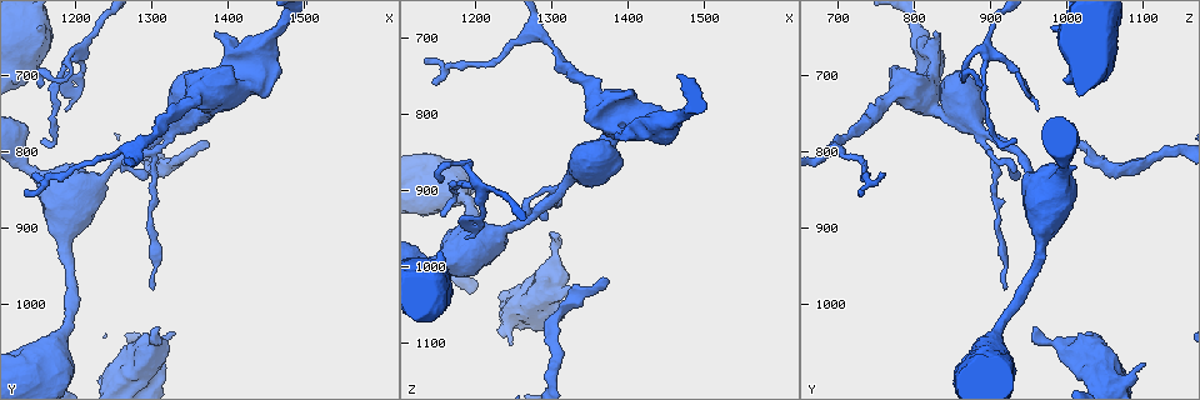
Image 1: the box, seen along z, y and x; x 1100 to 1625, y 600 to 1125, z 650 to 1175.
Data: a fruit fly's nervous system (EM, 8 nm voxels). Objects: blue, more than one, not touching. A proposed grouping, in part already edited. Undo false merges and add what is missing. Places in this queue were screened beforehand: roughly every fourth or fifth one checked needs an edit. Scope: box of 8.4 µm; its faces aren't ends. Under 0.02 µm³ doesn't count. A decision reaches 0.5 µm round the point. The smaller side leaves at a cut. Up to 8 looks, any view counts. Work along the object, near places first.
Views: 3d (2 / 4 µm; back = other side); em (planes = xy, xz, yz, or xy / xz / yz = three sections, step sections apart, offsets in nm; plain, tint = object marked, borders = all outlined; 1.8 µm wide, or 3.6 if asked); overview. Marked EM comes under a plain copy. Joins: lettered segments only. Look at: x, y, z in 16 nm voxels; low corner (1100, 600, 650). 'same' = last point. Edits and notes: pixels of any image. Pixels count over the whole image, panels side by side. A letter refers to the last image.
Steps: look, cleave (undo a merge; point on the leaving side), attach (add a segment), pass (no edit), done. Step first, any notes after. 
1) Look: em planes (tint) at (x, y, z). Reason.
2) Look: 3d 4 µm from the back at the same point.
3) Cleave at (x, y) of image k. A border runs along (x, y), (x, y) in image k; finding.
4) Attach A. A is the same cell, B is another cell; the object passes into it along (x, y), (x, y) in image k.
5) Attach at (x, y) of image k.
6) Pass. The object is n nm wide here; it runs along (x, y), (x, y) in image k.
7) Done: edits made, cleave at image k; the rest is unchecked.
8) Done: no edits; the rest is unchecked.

Look: em planes (borders) at (1245, 1075, 1100). Free end.

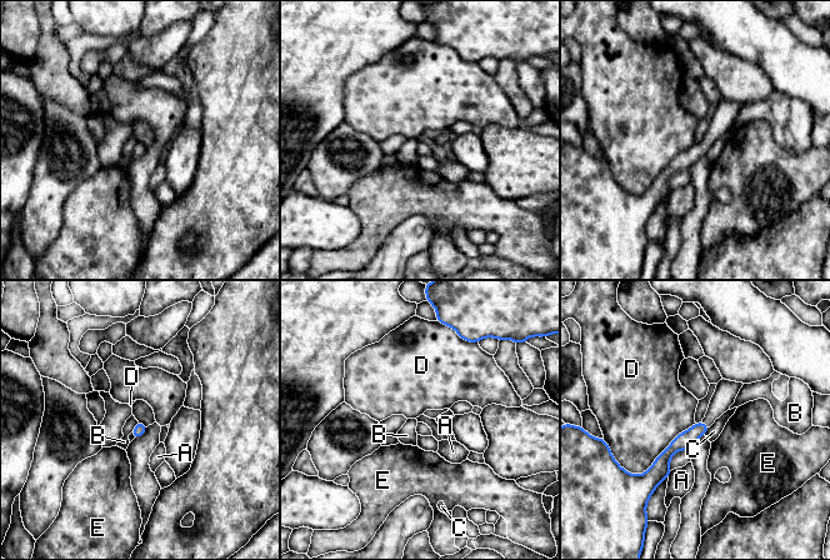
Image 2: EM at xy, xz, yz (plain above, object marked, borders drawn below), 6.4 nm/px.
Pass. A, B, C, D and E are other cells; no lettered segment goes on from it.

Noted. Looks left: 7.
Look: em planes (borders) at (1330, 1040, 1030). Branch stops here.

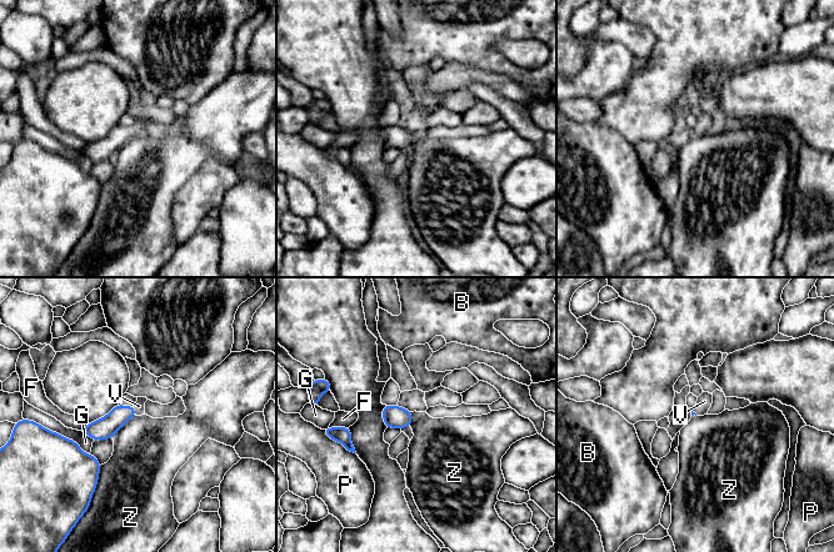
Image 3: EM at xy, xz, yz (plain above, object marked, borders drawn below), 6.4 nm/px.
Attach V. V is the same cell, B, F, G, P and Z are other cells; the neuron continues.

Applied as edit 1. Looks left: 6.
Look: em planes (borders) at (1370, 790, 1015). Free end.

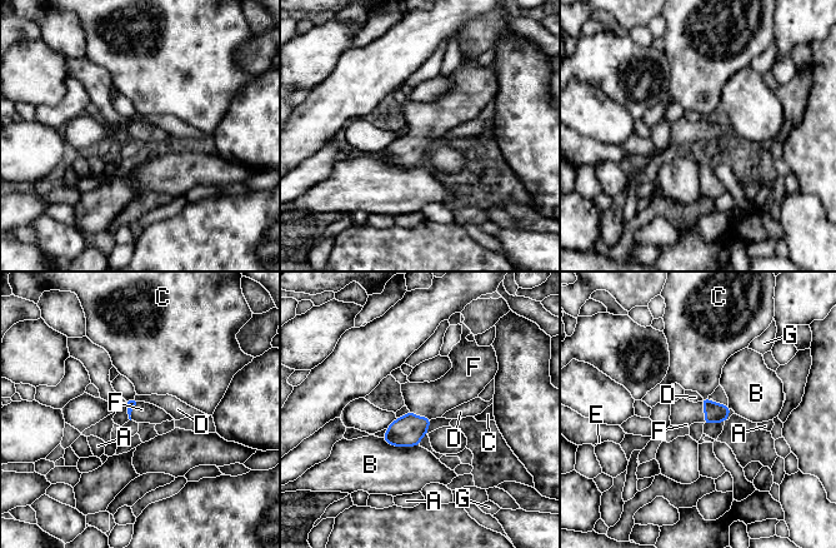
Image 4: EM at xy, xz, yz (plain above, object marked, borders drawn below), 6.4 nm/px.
Attach F. F is the same cell, A, B, C, D, E and G are other cells; the object passes into it along (408, 431), (420, 417), (432, 399) in image 4; it goes on there.

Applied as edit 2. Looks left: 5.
Look: em 3.6 µm planes (tint) at (1335, 755, 875). Thick turns thin.

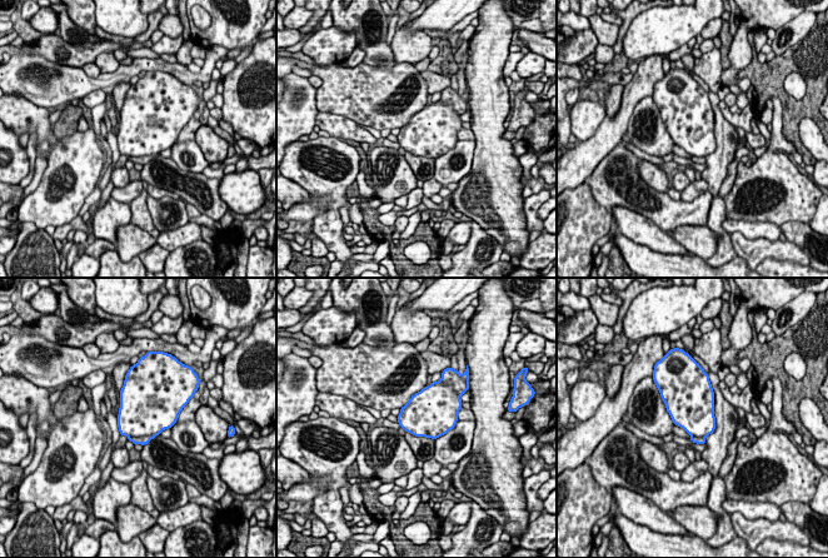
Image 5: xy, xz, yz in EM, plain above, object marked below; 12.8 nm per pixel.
Look: em 3.6 µm planes (borders) at the same point. See the neighbours.

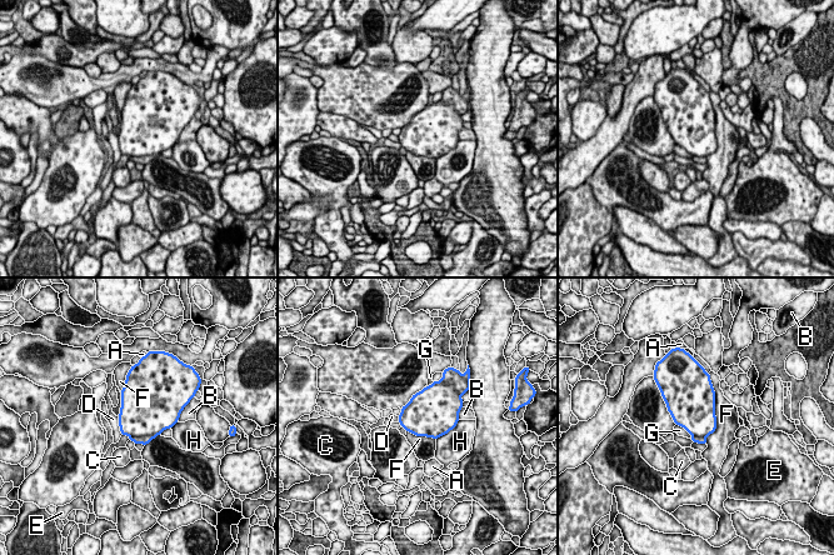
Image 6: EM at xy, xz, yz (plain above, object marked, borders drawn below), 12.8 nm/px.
Cleave at (144, 440) of image 6. The object is 600 nm wide here; A, B, C, D, E, F, G and H are other cells; a border runs along (156, 434), (133, 435), (130, 438) in image 6; two neurons meet here.

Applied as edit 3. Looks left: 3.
Done: edits made, attach at image 3, attach at image 4, cleave at image 6; the rest is unchecked.

